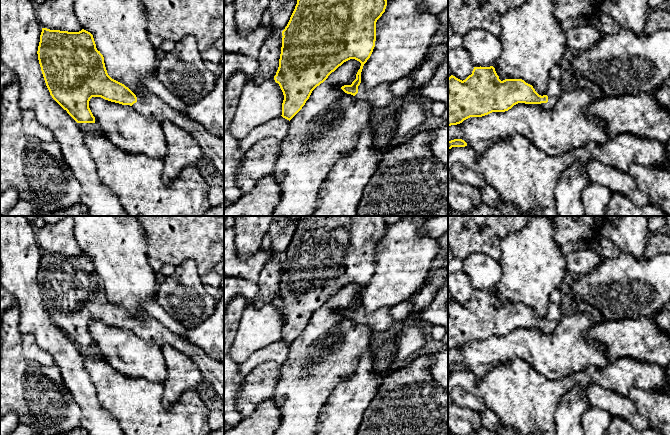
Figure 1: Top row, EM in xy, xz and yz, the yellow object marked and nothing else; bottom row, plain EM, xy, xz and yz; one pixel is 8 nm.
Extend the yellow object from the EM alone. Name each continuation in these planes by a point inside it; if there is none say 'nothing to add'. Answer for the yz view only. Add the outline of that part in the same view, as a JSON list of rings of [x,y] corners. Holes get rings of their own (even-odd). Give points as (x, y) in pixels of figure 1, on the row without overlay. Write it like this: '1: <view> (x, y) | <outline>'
1: yz (554, 314) | [[[550,302],[546,316],[546,319],[548,320],[548,326],[541,327],[540,329],[544,333],[550,334],[551,332],[554,331],[554,329],[558,325],[561,317],[562,317],[562,312],[560,306]]]

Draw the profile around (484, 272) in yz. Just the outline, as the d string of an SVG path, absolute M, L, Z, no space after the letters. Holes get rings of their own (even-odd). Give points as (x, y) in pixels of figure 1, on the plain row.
M481 252L472 253L463 260L463 271L477 291L493 290L502 275L498 260Z

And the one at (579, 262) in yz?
M589 247L573 251L566 256L567 270L581 276L599 266L602 257Z

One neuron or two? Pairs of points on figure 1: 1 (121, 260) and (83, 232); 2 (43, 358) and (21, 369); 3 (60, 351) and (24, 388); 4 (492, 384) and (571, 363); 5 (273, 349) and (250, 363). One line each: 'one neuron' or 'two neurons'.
1: one neuron
2: two neurons
3: two neurons
4: two neurons
5: one neuron

